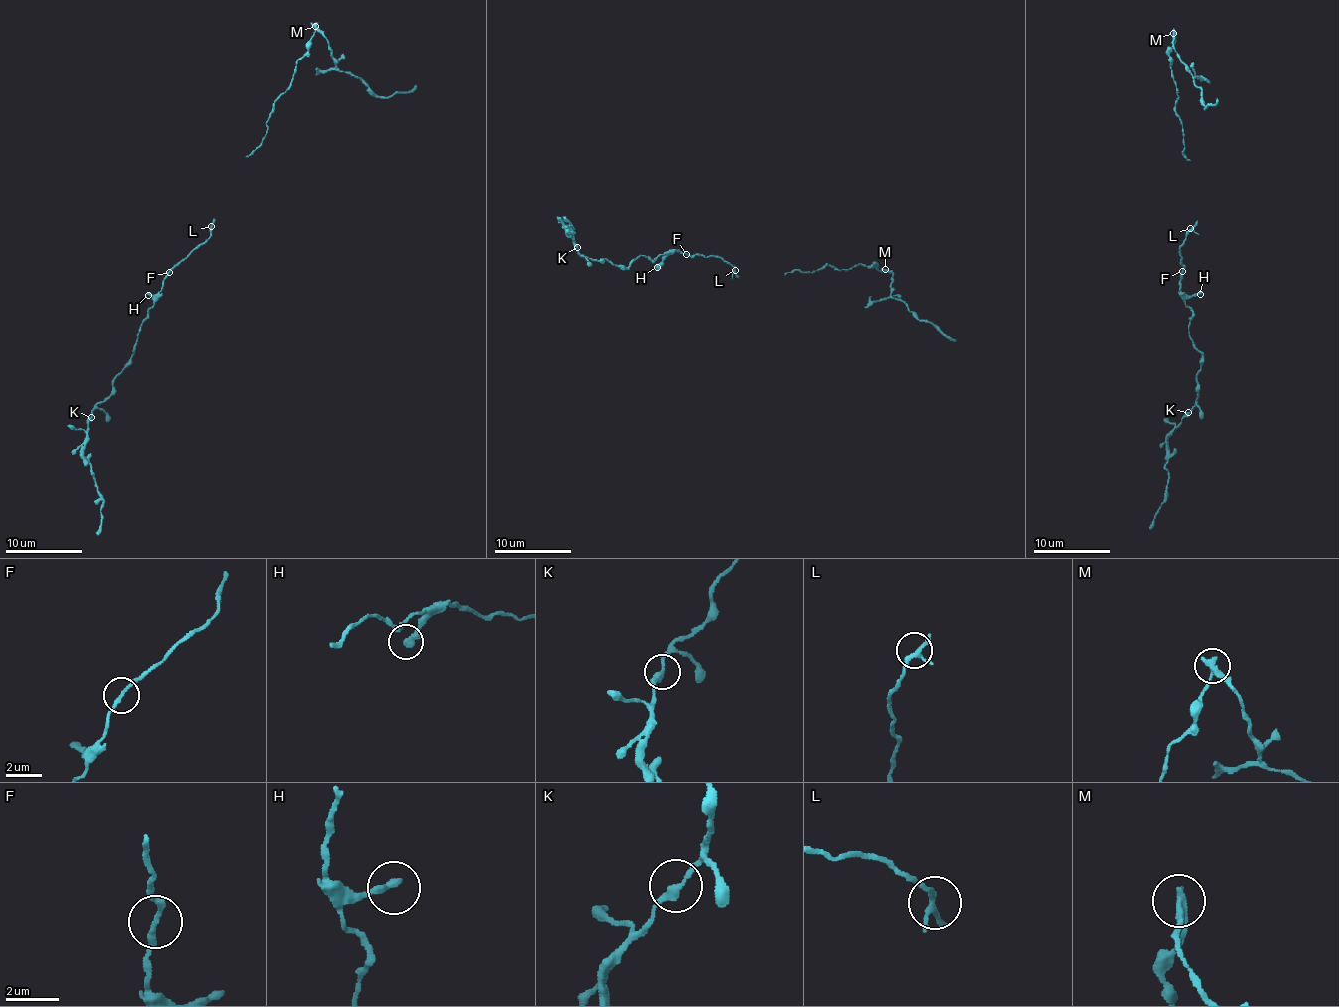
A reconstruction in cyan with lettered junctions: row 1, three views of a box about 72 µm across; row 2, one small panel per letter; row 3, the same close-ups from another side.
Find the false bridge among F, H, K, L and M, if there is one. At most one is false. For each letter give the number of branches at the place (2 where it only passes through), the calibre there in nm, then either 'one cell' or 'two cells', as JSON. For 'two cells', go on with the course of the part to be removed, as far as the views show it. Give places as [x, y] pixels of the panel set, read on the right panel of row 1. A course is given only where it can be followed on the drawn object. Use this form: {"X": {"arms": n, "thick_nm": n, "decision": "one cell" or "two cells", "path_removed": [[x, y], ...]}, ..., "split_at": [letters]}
{"F": {"arms": 2, "thick_nm": 190, "decision": "one cell"}, "H": {"arms": 1, "thick_nm": 360, "decision": "one cell"}, "K": {"arms": 2, "thick_nm": 260, "decision": "one cell"}, "L": {"arms": 2, "thick_nm": 240, "decision": "one cell"}, "M": {"arms": 2, "thick_nm": 260, "decision": "two cells", "path_removed": [[1172, 33], [1175, 53], [1195, 81], [1205, 108], [1214, 105], [1217, 98]]}, "split_at": ["M"]}

